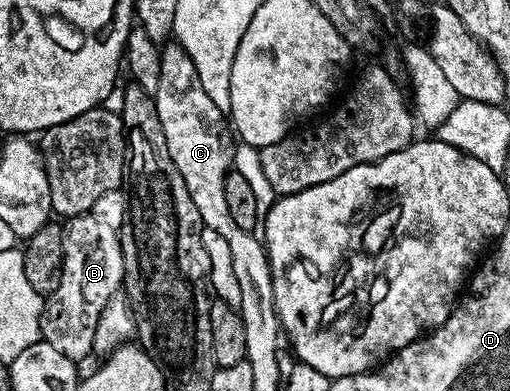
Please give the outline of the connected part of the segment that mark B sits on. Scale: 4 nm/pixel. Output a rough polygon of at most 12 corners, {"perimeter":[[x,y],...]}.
{"perimeter":[[92,213],[63,226],[43,342],[78,363],[125,282],[121,236]]}

